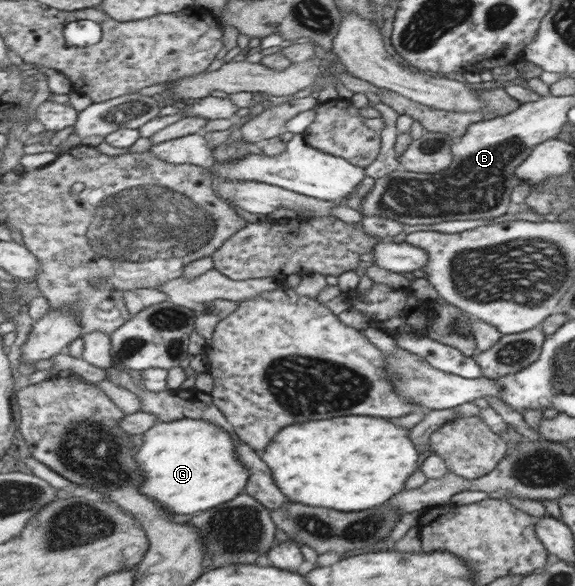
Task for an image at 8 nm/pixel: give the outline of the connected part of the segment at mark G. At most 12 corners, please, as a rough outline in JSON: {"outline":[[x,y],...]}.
{"outline":[[155,423],[141,492],[175,516],[235,498],[249,470],[224,429]]}

